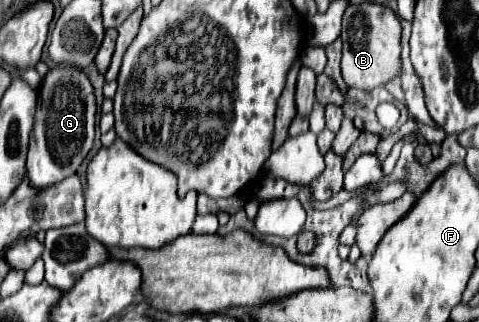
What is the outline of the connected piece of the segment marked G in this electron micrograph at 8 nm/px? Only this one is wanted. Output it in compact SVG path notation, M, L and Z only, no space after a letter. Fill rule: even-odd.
M55 66L45 74L39 86L39 102L27 154L27 176L33 186L45 188L77 172L93 146L95 114L97 102L93 86L79 68Z

